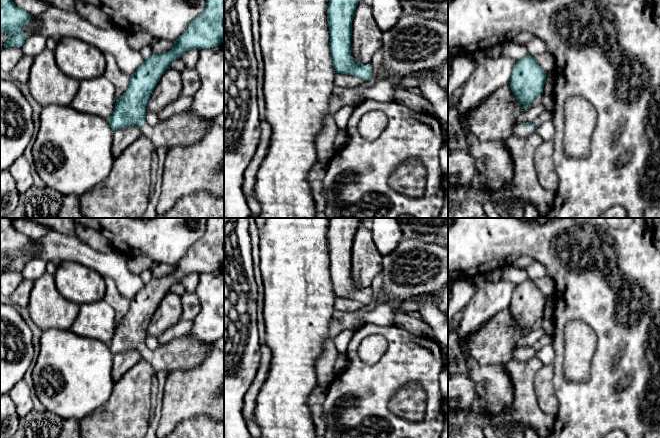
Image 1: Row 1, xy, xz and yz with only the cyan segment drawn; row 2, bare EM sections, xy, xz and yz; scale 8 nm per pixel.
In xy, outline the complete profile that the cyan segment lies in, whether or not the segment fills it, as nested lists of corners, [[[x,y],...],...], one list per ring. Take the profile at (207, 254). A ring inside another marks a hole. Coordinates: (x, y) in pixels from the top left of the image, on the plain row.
[[[208,218],[206,232],[193,245],[190,246],[183,258],[174,265],[175,270],[167,276],[153,278],[141,288],[140,291],[130,300],[130,307],[123,320],[116,323],[113,338],[109,343],[113,355],[130,350],[137,350],[141,353],[142,359],[150,363],[156,372],[165,371],[171,373],[175,370],[187,370],[199,365],[208,352],[214,347],[213,344],[206,344],[192,338],[189,334],[160,345],[154,350],[147,348],[146,330],[158,305],[170,292],[171,287],[191,273],[214,272],[224,265],[224,218]]]

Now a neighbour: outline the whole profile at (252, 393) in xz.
[[[266,344],[260,345],[261,361],[256,376],[244,396],[244,416],[255,421],[256,399],[261,391],[264,381],[268,376],[272,354]]]

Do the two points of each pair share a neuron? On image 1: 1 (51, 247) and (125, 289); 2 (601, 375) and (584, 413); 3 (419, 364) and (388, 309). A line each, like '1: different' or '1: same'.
1: same
2: same
3: different

